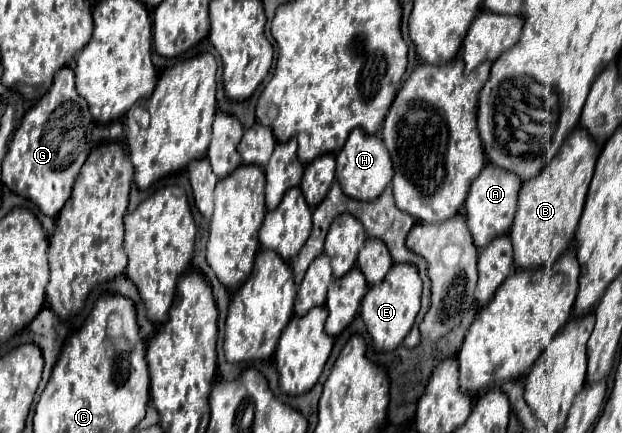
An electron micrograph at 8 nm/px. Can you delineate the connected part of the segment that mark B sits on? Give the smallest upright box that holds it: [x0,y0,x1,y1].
[509,129,599,269]

